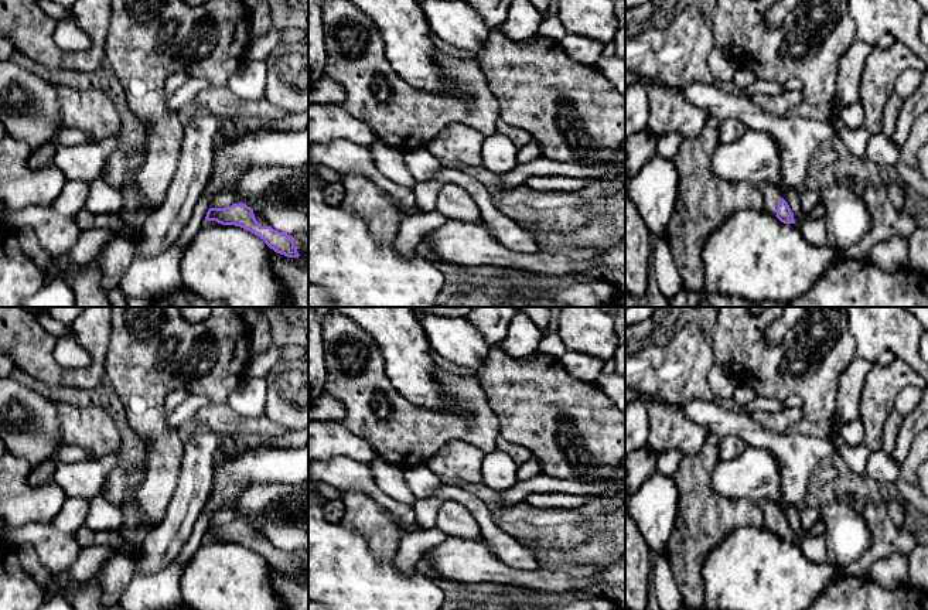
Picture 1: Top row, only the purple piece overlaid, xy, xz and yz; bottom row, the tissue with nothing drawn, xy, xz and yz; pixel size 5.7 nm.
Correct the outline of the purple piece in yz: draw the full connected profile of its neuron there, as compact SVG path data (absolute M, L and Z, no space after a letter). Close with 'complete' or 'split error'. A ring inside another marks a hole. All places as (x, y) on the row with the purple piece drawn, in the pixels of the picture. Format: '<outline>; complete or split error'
M758 183L757 187L762 192L764 208L768 214L777 217L784 224L795 224L794 212L775 185L770 183Z; split error

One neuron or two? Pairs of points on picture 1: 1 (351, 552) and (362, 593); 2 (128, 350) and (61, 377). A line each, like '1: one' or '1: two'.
1: one
2: two

